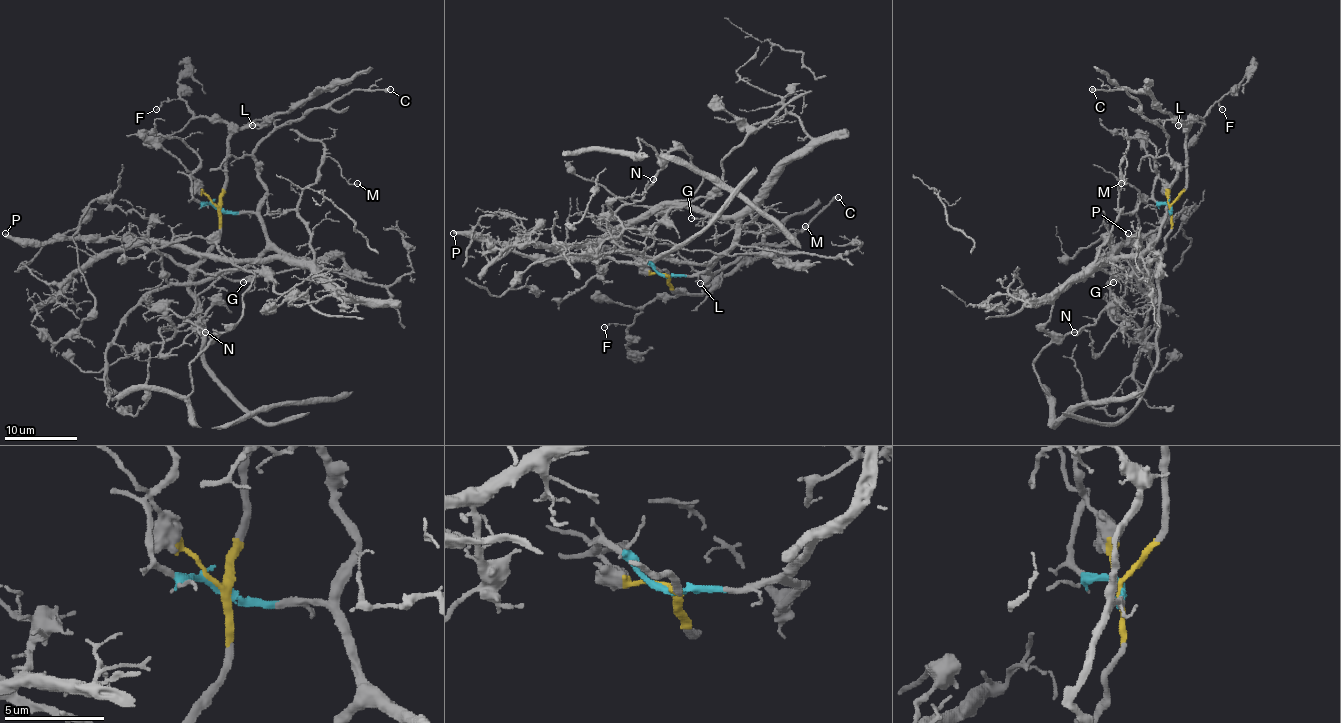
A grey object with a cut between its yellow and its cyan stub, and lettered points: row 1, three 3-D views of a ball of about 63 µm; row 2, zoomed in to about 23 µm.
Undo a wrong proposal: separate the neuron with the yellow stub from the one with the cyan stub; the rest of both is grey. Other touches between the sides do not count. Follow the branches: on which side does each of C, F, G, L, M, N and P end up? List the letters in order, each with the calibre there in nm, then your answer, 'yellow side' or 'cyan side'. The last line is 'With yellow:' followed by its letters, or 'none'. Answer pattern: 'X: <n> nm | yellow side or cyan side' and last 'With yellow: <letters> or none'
C: 360 nm | cyan side
F: 140 nm | yellow side
G: 190 nm | cyan side
L: 120 nm | yellow side
M: 110 nm | cyan side
N: 260 nm | cyan side
P: 380 nm | yellow side
With yellow: F, L, P

